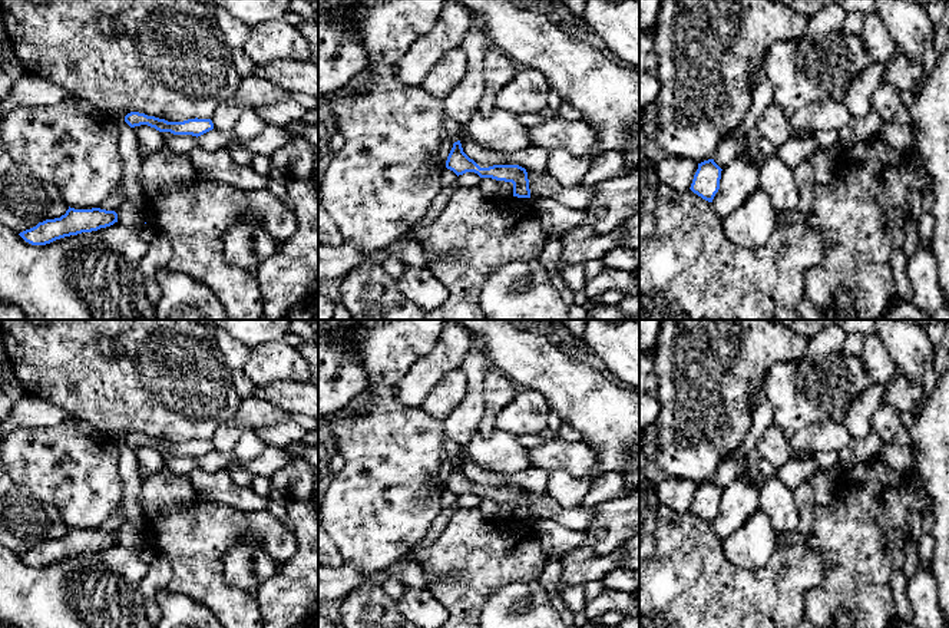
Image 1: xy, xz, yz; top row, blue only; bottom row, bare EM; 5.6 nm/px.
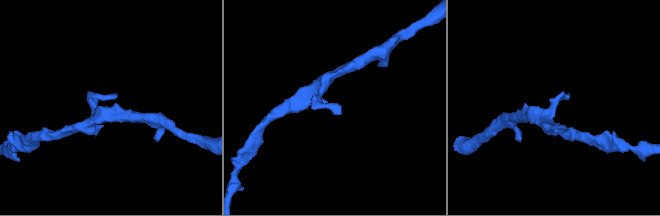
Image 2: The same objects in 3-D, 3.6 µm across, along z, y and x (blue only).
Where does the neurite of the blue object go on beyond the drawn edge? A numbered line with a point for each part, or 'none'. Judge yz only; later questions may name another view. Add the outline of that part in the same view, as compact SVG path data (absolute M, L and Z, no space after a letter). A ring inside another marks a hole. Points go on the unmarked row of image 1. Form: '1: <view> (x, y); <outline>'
none

